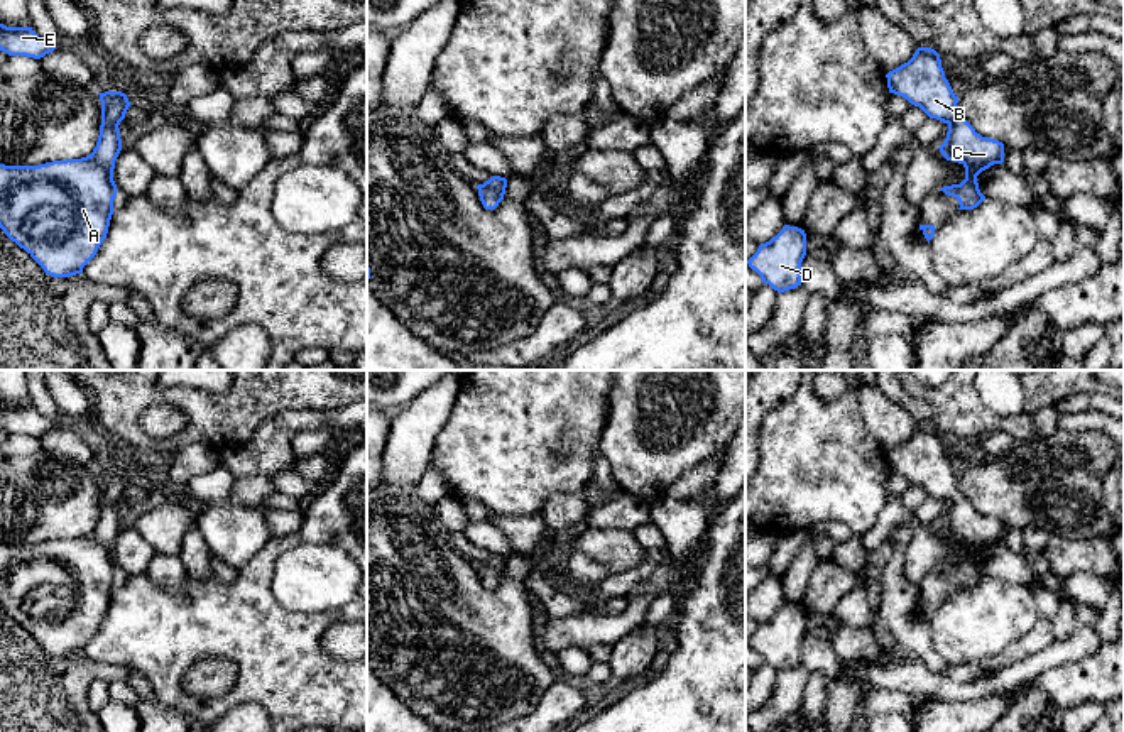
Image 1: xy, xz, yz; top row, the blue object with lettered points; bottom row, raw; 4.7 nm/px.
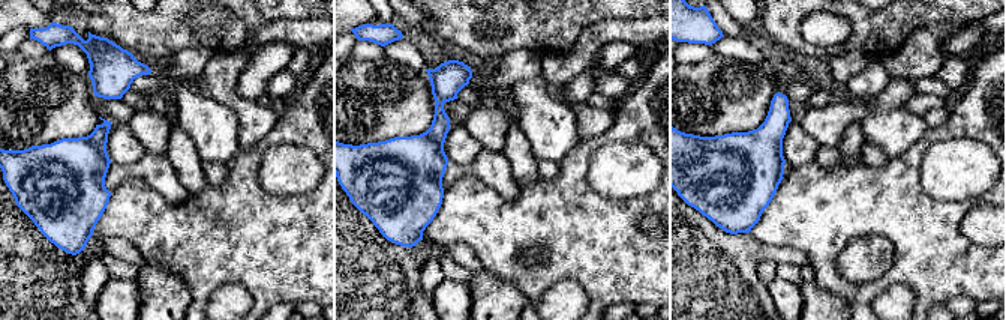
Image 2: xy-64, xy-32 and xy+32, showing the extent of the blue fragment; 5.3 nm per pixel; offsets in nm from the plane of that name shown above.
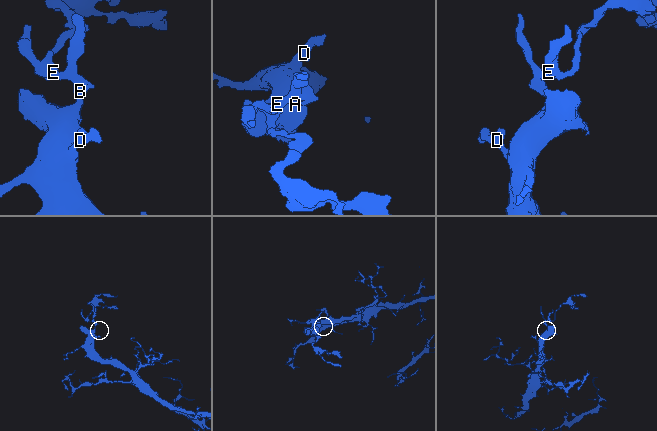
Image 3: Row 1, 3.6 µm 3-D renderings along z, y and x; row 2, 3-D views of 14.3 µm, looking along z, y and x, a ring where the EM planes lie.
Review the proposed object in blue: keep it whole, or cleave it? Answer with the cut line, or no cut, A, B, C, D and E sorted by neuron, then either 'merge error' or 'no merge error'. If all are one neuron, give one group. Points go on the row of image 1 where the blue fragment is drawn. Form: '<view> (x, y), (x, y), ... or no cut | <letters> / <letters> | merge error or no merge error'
no cut | A B C D E | no merge error

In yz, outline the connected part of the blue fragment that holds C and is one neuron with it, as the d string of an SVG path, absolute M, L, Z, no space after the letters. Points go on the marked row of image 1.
M918 47L908 63L889 71L886 78L889 93L906 98L930 118L948 125L947 139L938 149L947 161L965 167L965 179L940 191L957 198L958 210L977 208L985 199L979 189L977 176L990 166L1004 162L1004 144L982 137L958 113L958 96L952 91L935 49Z

